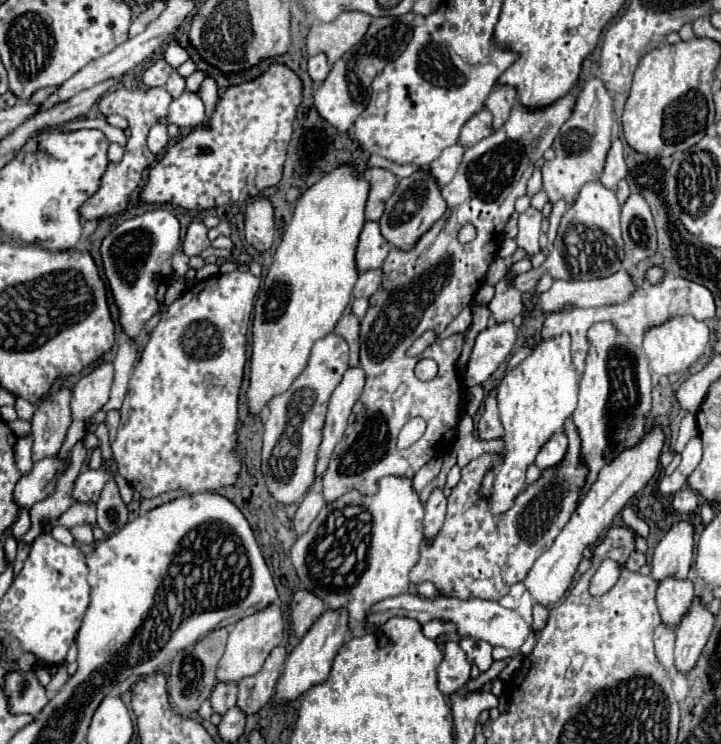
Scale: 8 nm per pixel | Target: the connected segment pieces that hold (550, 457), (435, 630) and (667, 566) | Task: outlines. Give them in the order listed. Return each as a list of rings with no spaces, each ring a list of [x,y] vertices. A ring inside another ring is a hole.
[[[557,431],[555,435],[551,435],[551,439],[539,449],[537,457],[535,457],[535,465],[539,469],[543,467],[553,467],[559,463],[559,459],[563,459],[567,449],[567,437],[563,431]]]
[[[431,621],[431,623],[423,625],[423,633],[429,639],[437,639],[437,637],[449,635],[453,631],[455,631],[455,625],[453,623],[445,623],[445,621]]]
[[[679,521],[663,535],[653,553],[651,577],[655,581],[665,577],[687,577],[693,559],[693,535],[691,521]]]

